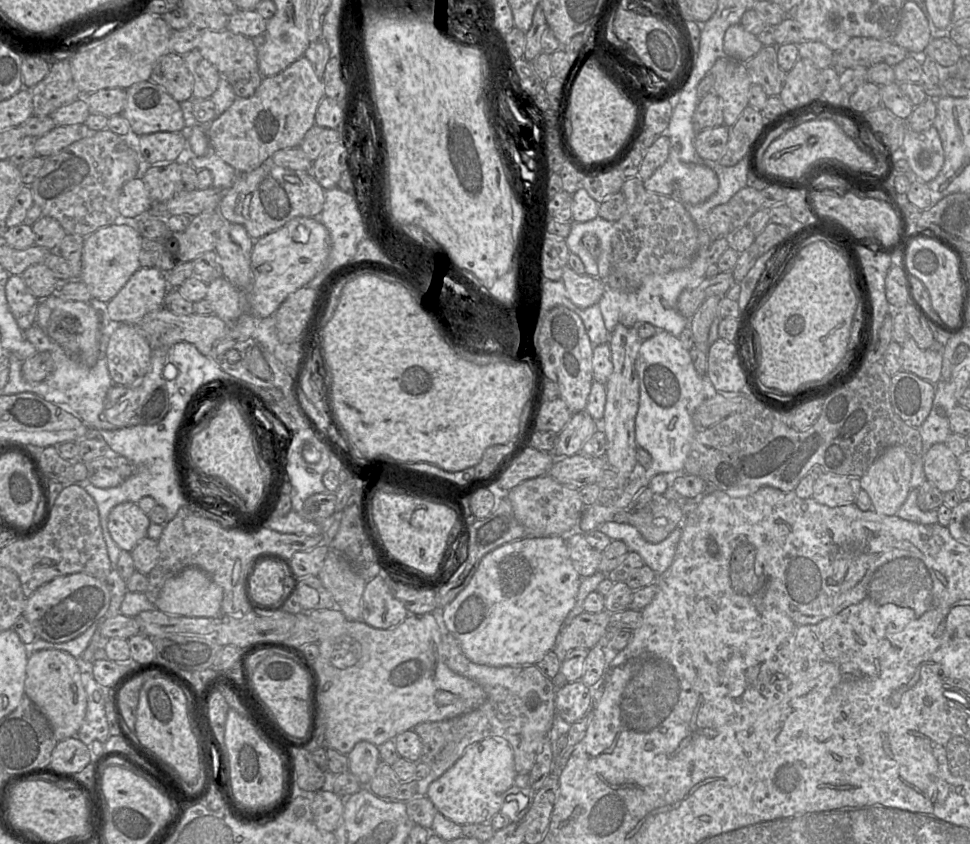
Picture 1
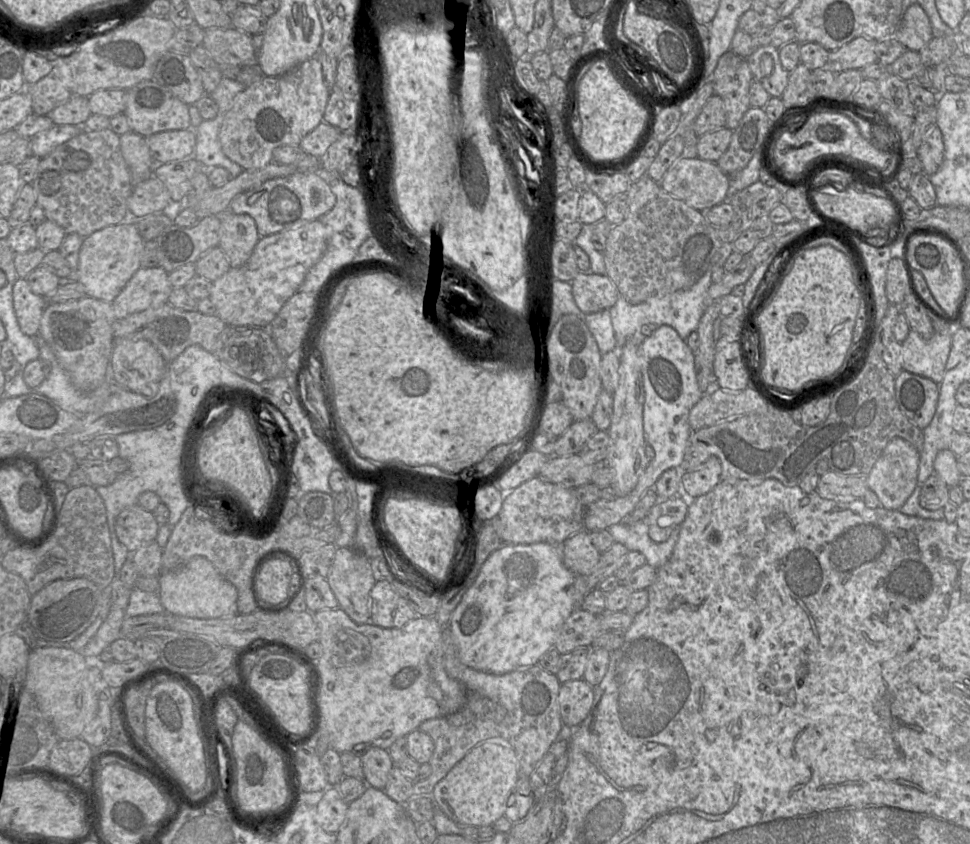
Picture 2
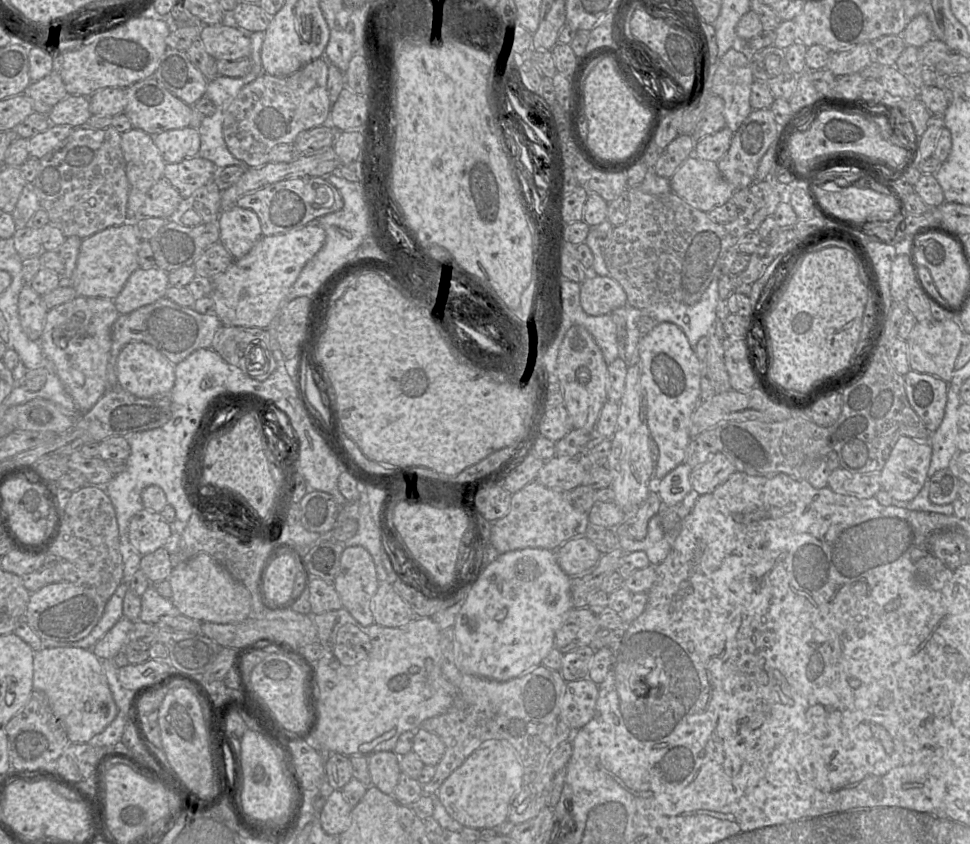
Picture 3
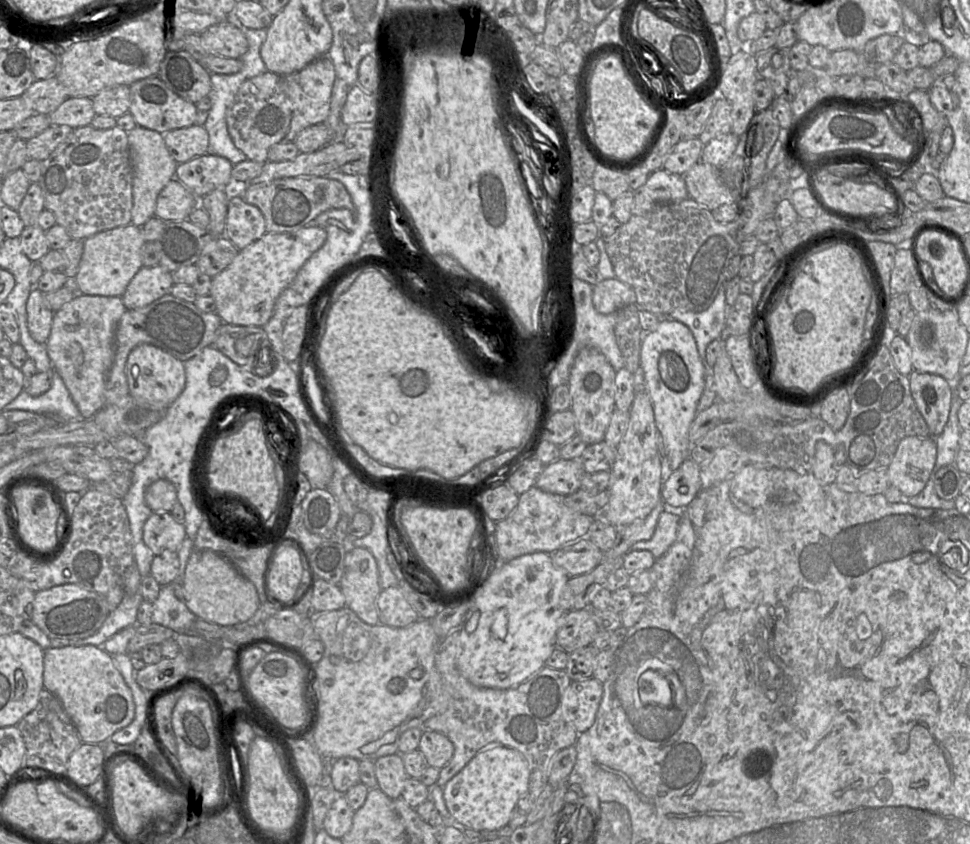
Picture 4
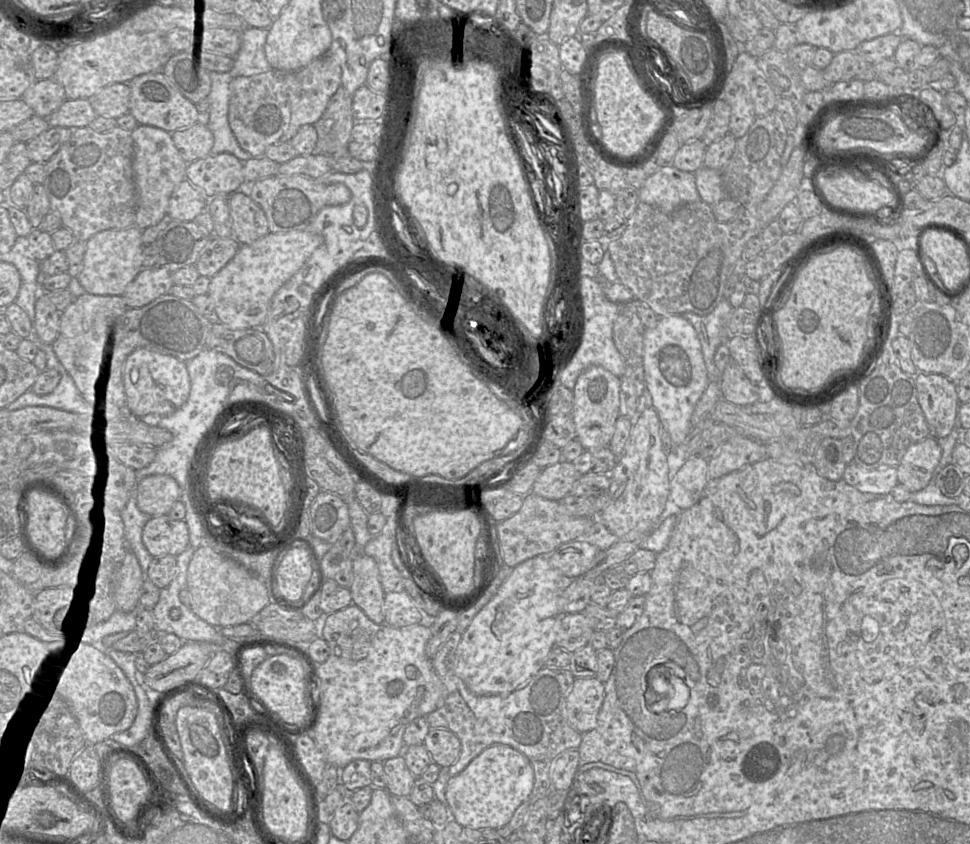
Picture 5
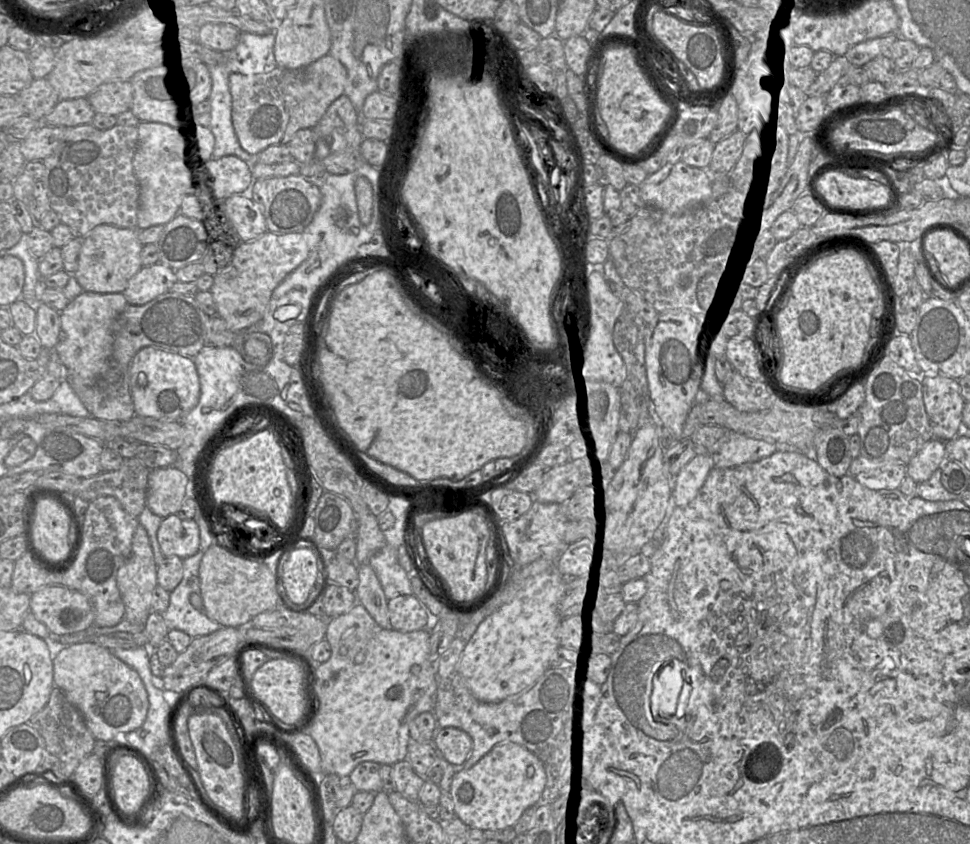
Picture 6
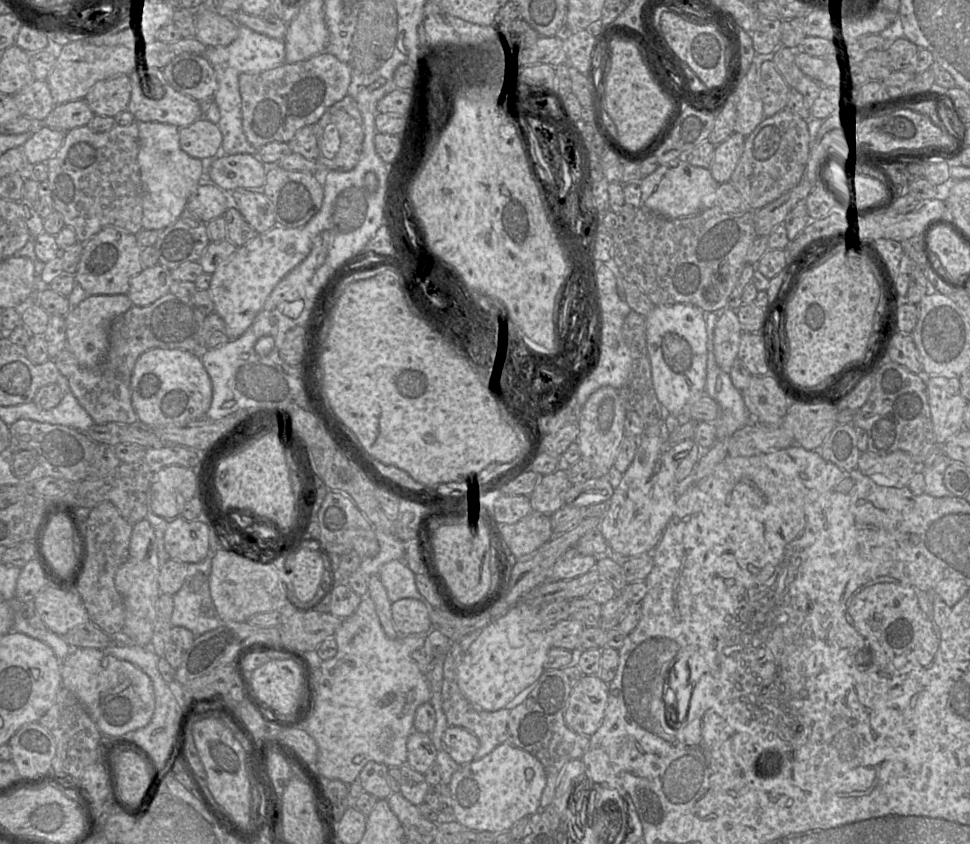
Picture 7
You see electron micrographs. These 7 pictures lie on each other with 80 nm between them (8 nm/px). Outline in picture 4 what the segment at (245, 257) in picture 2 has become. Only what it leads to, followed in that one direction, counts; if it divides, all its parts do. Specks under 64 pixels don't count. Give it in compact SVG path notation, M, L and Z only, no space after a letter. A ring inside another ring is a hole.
M242 196L232 198L228 205L224 236L239 250L260 239L266 231L262 212L246 203Z

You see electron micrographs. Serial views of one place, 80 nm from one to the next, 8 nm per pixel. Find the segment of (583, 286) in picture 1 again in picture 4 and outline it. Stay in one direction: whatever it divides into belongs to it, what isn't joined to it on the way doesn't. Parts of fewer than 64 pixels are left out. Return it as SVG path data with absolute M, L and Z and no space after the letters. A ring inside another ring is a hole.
M615 277L593 285L592 303L598 313L607 315L636 305L636 297L629 285Z

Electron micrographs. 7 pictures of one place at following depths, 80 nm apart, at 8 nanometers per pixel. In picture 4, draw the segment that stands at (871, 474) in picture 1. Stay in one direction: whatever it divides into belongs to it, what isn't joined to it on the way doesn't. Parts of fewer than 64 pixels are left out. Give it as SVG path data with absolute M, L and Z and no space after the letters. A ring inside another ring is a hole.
M934 437L903 438L887 468L890 486L899 489L906 497L918 495L931 477L936 458Z

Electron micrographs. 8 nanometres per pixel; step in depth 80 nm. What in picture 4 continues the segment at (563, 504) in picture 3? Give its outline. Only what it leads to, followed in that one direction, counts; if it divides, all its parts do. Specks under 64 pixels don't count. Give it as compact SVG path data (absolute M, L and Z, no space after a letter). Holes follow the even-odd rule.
M536 486L519 495L519 502L515 510L504 520L496 522L496 541L499 555L503 562L508 562L522 555L535 552L554 553L569 541L585 537L595 517L578 513L564 503L564 497L542 491Z

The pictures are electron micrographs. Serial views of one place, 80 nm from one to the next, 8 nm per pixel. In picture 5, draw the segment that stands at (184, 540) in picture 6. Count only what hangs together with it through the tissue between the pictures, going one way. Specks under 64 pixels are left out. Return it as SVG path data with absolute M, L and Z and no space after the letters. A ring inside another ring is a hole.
M169 515L150 517L144 526L142 540L154 558L178 556L190 546L188 525Z

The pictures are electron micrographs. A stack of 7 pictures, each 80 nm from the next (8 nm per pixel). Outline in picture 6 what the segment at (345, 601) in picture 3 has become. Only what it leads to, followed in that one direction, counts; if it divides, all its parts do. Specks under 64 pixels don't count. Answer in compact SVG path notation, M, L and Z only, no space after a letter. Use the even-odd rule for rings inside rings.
M369 564L358 566L359 584L355 590L357 601L364 606L377 624L384 629L392 629L388 600L380 581Z

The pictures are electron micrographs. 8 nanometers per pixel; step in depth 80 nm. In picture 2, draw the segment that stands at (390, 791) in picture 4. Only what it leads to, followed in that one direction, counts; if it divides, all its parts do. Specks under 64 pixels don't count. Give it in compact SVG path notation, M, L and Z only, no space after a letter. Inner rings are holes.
M371 747L362 753L360 758L365 783L376 789L384 790L389 773L394 766L388 750Z

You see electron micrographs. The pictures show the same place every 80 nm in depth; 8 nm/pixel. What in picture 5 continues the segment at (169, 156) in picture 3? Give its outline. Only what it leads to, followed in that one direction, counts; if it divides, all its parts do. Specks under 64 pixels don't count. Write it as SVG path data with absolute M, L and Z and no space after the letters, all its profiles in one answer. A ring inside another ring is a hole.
M195 123L171 133L173 143L181 158L188 164L211 154L214 135L207 125Z

